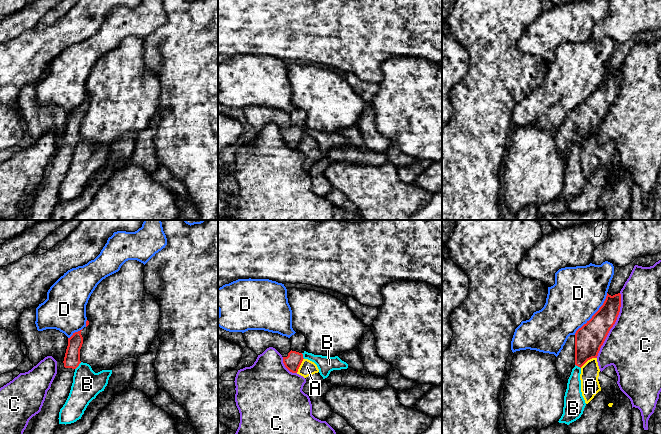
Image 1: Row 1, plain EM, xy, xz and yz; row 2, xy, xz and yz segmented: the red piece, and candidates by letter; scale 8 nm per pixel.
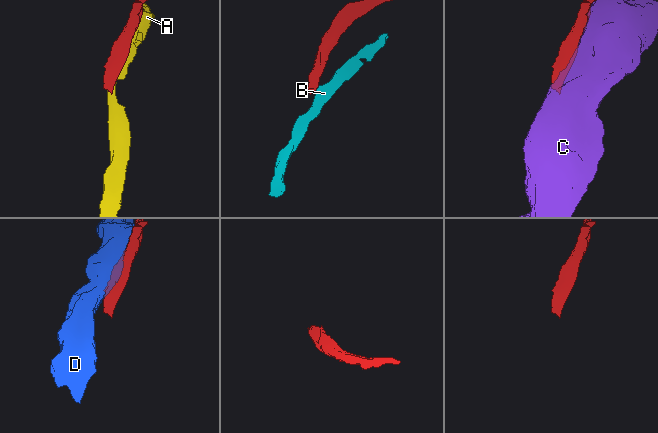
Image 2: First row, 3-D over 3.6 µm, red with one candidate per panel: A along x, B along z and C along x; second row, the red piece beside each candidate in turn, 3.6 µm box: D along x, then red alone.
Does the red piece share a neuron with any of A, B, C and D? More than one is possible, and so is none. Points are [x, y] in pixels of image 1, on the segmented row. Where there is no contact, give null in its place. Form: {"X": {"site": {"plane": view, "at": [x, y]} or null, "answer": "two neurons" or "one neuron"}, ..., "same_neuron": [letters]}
{"A": {"site": {"plane": "yz", "at": [588, 359]}, "answer": "two neurons"}, "B": {"site": {"plane": "xy", "at": [78, 365]}, "answer": "two neurons"}, "C": {"site": {"plane": "yz", "at": [613, 324]}, "answer": "two neurons"}, "D": {"site": {"plane": "yz", "at": [594, 314]}, "answer": "two neurons"}, "same_neuron": []}

